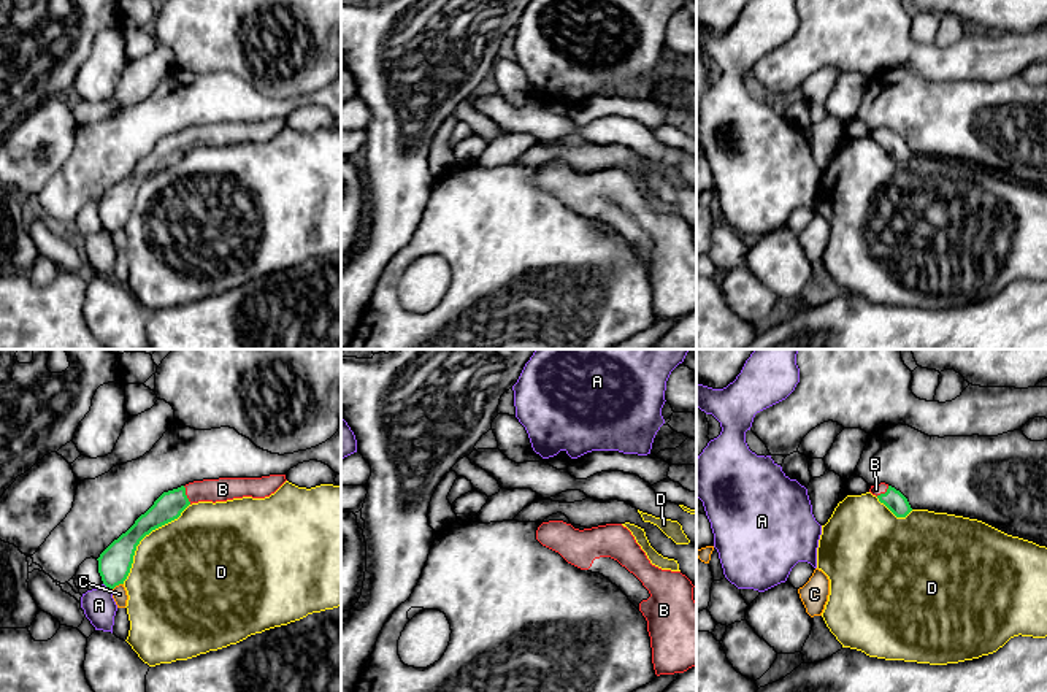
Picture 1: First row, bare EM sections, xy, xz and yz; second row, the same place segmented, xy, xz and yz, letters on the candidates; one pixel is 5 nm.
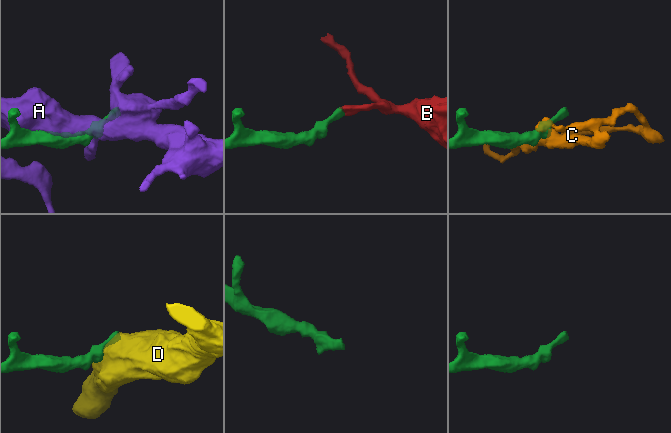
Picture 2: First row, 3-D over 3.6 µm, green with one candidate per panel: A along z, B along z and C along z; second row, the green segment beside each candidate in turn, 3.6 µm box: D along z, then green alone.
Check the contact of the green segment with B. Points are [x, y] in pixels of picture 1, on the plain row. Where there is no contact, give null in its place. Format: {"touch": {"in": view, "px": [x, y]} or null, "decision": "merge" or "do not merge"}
{"touch": {"in": "xy", "px": [186, 140]}, "decision": "merge"}

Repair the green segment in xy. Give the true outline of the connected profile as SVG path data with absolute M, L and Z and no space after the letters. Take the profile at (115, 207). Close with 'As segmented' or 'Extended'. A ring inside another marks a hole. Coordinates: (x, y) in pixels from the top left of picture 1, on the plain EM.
M286 119L219 122L194 125L163 136L128 175L114 184L97 203L103 229L109 233L124 229L140 186L152 175L178 163L189 149L198 146L227 146L243 141L265 143L274 138L286 125Z. Extended

